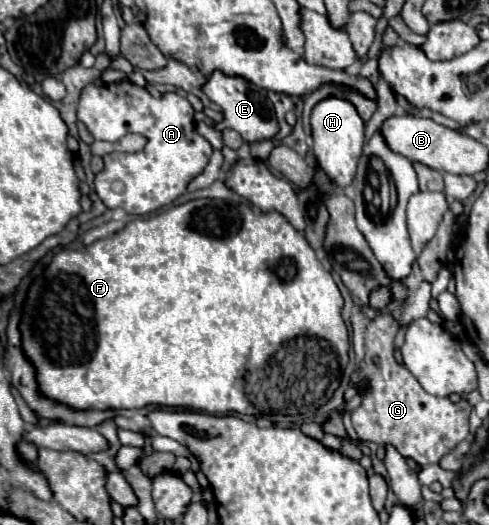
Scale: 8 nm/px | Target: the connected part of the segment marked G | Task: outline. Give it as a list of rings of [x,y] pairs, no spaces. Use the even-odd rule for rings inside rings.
[[[382,311],[376,319],[368,323],[364,349],[366,359],[360,369],[354,371],[352,381],[368,379],[370,391],[362,399],[362,405],[352,411],[352,427],[356,429],[358,437],[364,441],[374,441],[378,445],[392,443],[400,455],[406,459],[414,459],[418,465],[432,465],[440,463],[440,459],[450,453],[460,441],[470,435],[469,415],[472,406],[468,401],[450,401],[448,397],[434,397],[418,385],[418,381],[410,375],[410,371],[396,363],[394,359],[394,337],[400,325],[396,319]],[[374,357],[378,357],[378,365],[374,367]]]

